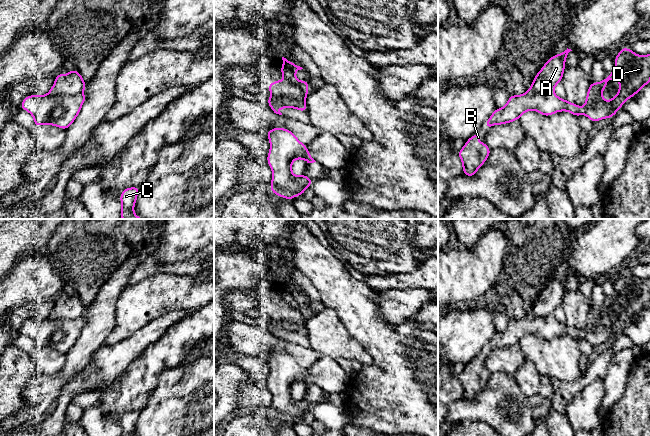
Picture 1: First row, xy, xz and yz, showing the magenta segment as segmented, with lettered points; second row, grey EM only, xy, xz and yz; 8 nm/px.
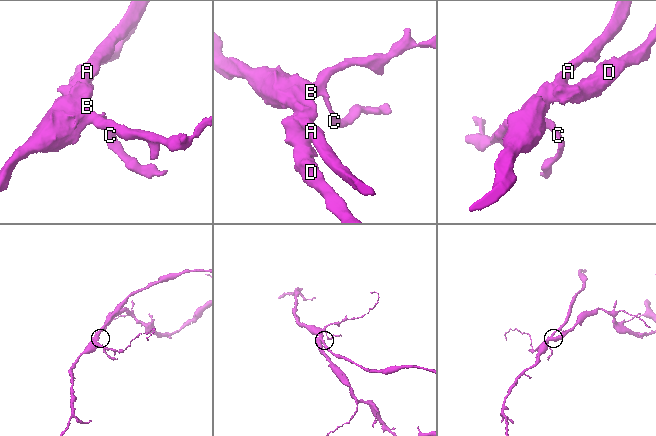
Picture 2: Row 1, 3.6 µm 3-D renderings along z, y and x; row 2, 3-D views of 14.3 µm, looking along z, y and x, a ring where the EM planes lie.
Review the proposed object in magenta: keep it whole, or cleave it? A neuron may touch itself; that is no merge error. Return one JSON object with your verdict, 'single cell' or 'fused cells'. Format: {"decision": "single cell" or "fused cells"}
{"decision": "fused cells"}

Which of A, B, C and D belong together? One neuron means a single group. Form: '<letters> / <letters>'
A / B C D

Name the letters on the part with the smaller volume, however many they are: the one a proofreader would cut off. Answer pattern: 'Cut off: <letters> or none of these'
Cut off: A

